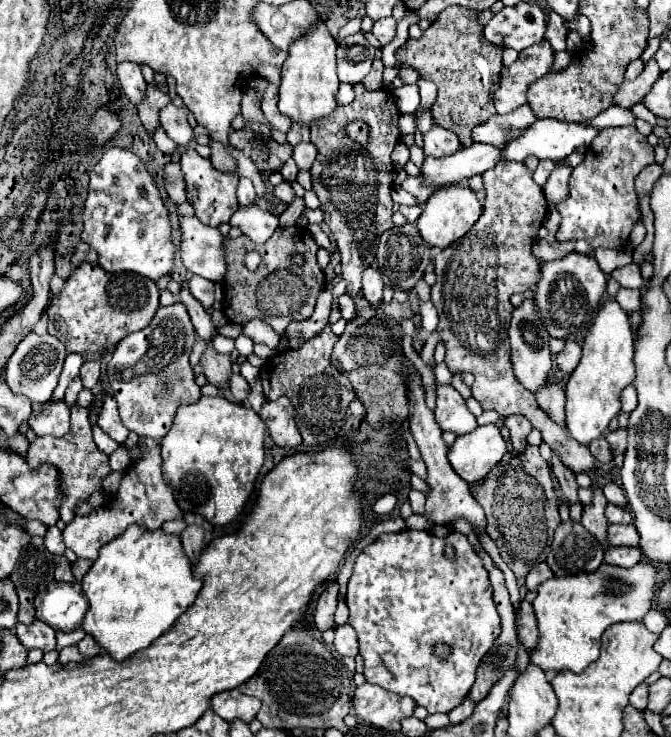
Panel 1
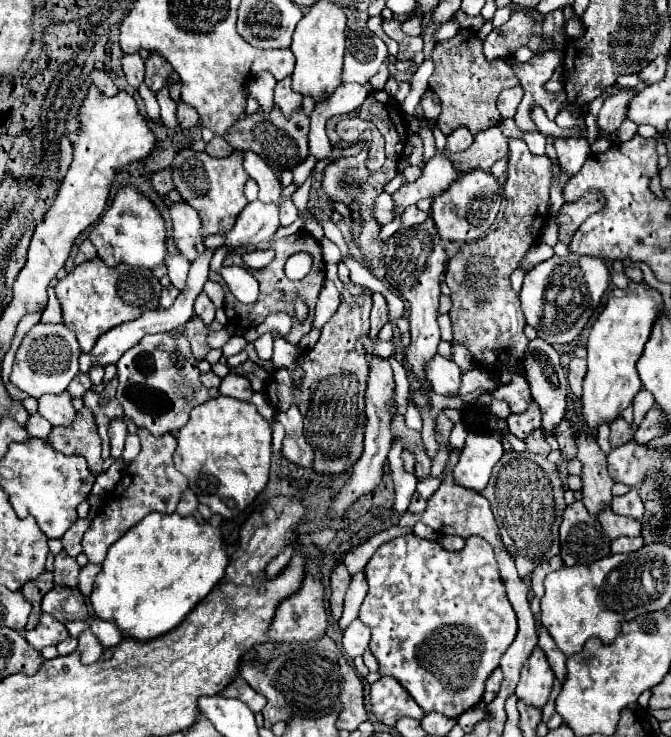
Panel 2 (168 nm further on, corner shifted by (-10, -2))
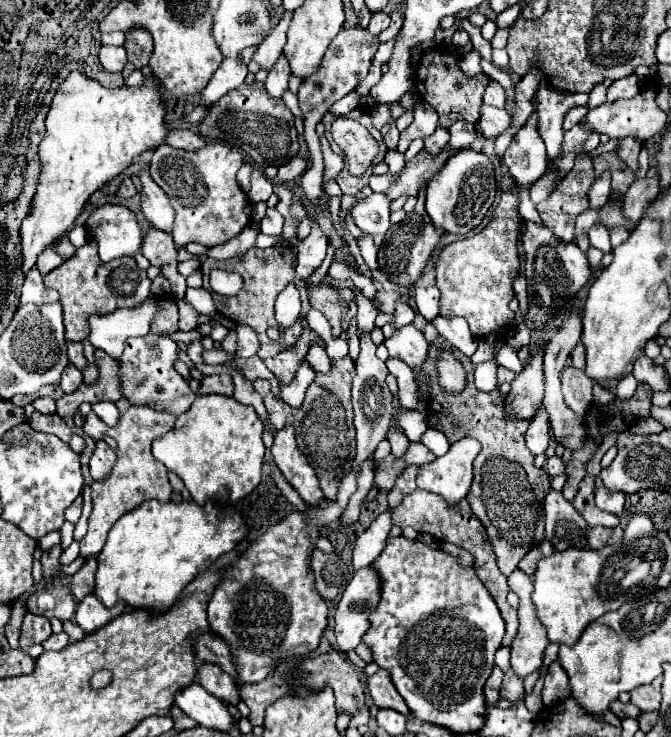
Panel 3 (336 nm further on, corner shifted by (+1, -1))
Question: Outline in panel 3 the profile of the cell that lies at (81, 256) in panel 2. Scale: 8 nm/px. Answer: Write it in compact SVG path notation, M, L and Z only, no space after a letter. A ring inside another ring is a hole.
M64 235L64 237L54 245L54 249L56 249L56 253L58 253L62 259L68 259L68 257L74 255L74 251L76 251L76 247L70 243L68 235Z

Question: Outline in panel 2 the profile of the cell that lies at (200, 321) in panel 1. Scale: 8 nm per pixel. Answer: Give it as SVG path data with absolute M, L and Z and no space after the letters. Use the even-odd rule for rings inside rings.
M177 254L177 256L167 256L169 278L171 278L171 284L173 284L177 290L185 290L189 266L191 266L191 262L187 262L187 258L183 258L181 254Z

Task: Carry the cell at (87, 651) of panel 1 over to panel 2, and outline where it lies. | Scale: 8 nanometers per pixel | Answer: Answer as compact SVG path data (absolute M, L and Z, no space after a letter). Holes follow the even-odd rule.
M99 618L91 620L91 632L97 636L97 640L101 642L103 648L111 648L123 640L119 630L115 630L115 626L111 626L111 622L99 622Z

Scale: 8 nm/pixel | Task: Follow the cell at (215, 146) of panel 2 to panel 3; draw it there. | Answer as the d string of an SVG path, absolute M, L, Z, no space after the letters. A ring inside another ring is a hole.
M174 129L174 131L168 131L164 143L166 145L172 145L172 147L182 147L182 149L188 149L188 151L190 149L200 149L200 147L206 145L206 141L198 133L190 131L190 129Z

